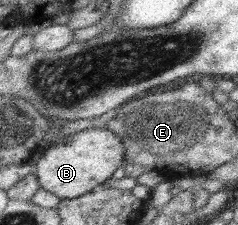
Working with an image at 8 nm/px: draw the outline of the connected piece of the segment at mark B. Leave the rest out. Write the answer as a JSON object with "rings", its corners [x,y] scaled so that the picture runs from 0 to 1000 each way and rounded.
{"rings":[[[382,569],[307,596],[248,640],[193,658],[147,738],[168,836],[265,884],[315,884],[387,853],[466,796],[475,769],[521,738],[529,711],[517,622],[450,573]]]}

